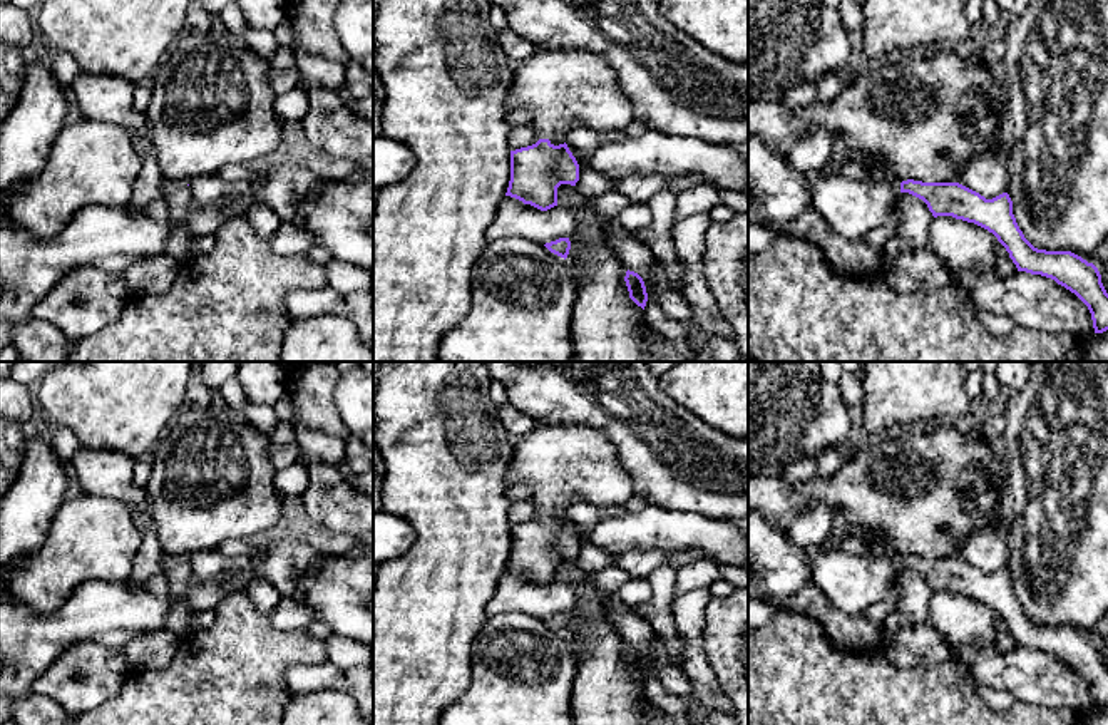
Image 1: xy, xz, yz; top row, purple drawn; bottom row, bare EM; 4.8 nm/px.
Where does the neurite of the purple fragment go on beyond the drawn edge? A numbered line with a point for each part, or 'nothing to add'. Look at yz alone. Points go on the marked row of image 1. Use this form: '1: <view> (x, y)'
1: yz (852, 206)

